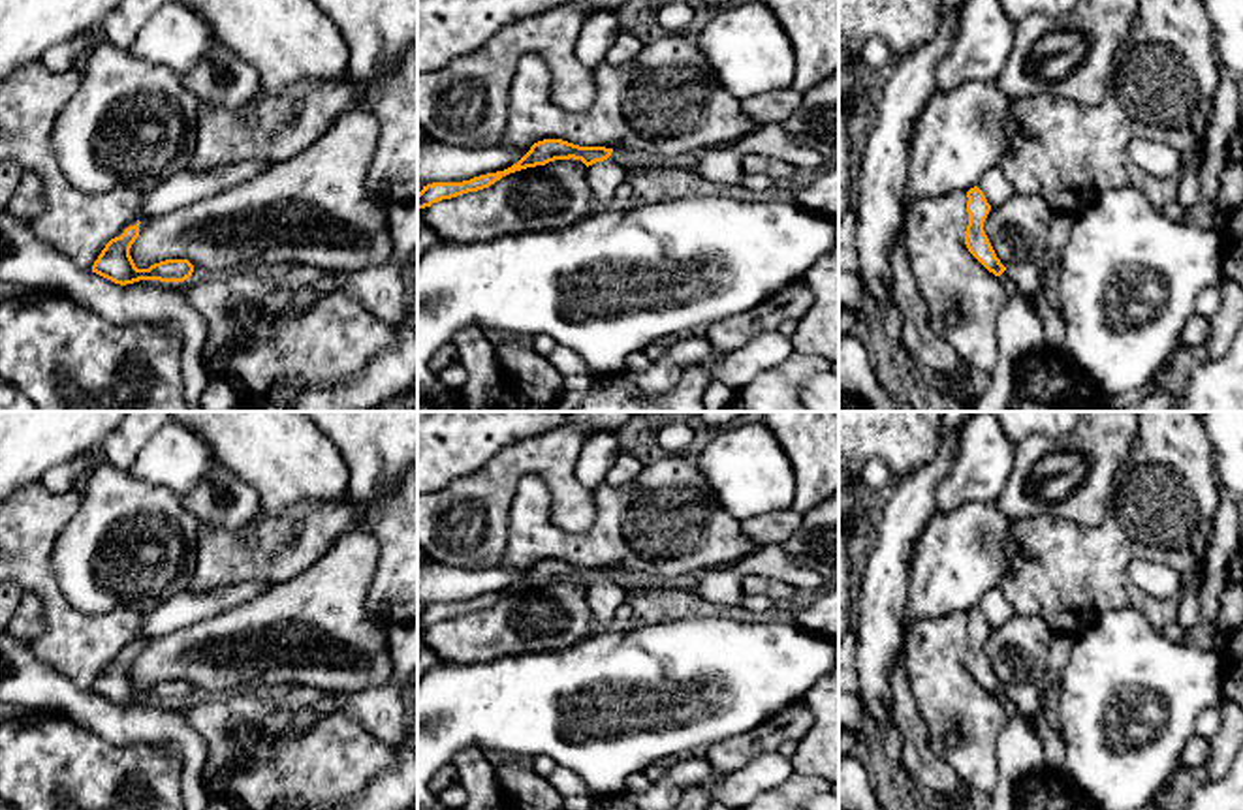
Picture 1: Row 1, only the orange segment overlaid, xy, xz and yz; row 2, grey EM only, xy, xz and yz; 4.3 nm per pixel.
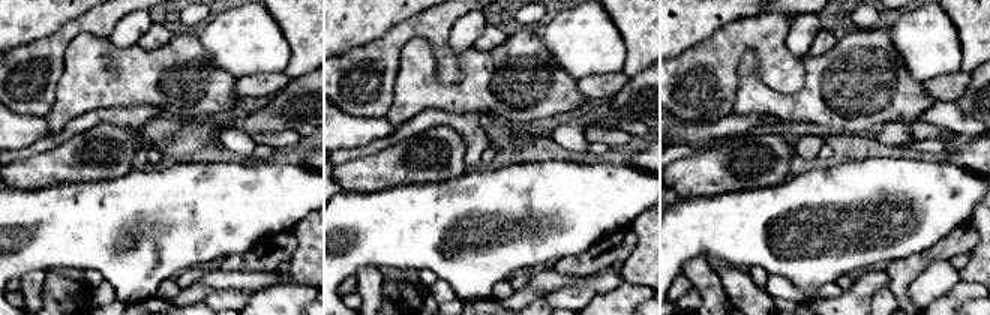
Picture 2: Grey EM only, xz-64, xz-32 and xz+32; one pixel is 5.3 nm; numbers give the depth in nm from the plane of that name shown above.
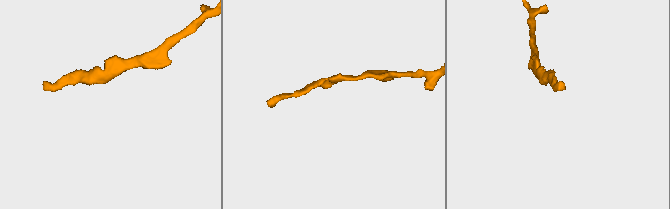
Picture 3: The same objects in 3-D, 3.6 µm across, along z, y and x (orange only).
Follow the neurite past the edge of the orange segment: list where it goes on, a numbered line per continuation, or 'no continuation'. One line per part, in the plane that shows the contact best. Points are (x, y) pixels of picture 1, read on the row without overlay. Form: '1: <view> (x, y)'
1: xz (604, 598)

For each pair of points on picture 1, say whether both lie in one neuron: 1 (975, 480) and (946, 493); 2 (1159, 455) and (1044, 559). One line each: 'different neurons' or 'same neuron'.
1: same neuron
2: same neuron

